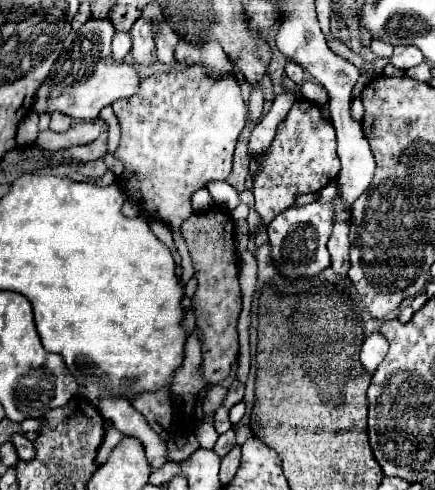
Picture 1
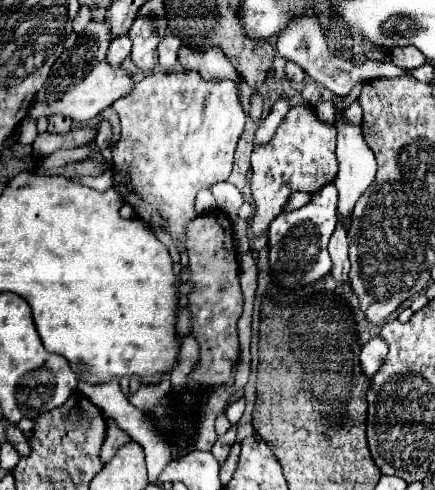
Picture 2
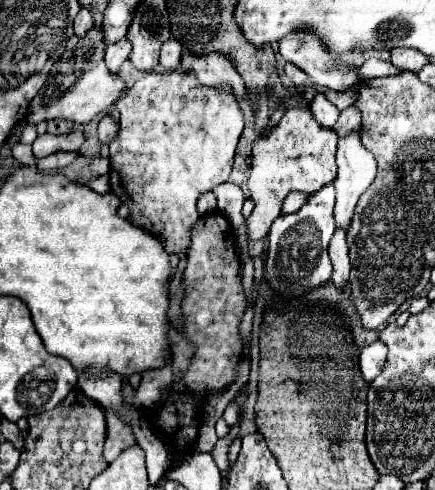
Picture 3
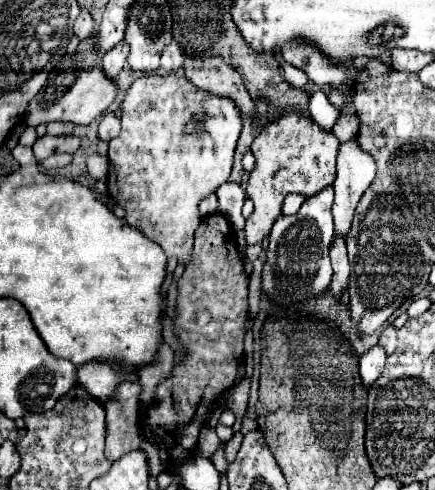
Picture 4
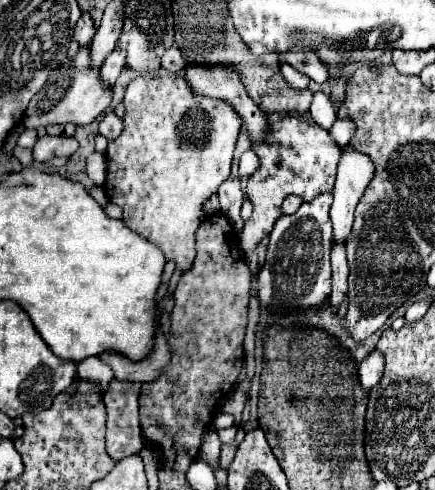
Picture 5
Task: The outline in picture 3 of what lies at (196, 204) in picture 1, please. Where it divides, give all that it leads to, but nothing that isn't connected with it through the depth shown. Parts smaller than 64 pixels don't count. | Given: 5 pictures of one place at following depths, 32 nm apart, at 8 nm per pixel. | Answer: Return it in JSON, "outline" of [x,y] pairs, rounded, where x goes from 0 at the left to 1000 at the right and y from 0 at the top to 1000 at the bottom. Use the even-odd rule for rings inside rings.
{"outline":[[[469,392],[469,400],[460,400],[460,412],[455,412],[460,441],[474,441],[492,429],[497,429],[497,400],[487,392]]]}

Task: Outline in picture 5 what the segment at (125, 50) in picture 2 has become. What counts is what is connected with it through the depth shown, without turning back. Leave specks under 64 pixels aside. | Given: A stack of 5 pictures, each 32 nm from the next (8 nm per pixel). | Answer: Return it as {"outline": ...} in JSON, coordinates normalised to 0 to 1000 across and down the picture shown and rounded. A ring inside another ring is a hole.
{"outline":[[[262,98],[262,102],[239,118],[239,131],[234,131],[234,139],[230,139],[234,163],[239,163],[244,171],[262,171],[267,159],[271,159],[271,151],[280,147],[285,131],[290,131],[285,106],[276,106],[271,98]]]}

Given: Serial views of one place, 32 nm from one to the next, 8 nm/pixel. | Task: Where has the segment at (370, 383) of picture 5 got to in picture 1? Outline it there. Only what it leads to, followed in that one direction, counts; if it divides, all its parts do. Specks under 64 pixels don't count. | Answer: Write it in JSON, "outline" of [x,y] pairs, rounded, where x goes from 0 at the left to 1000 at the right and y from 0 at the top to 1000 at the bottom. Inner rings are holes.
{"outline":[[[855,678],[837,702],[832,702],[832,718],[828,718],[828,739],[837,743],[837,751],[846,759],[860,759],[869,751],[869,743],[883,735],[892,718],[892,698],[874,678]]]}

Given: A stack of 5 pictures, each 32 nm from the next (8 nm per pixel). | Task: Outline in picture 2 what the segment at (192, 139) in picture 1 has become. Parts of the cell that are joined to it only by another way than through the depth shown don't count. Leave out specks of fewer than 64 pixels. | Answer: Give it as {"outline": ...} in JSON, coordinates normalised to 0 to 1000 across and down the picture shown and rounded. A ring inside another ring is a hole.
{"outline":[[[451,143],[359,147],[313,167],[308,188],[267,204],[257,220],[271,229],[280,253],[276,290],[257,306],[267,343],[262,380],[276,388],[285,412],[313,429],[322,449],[331,449],[340,461],[382,465],[405,498],[428,494],[423,461],[451,445],[451,392],[483,384],[506,367],[524,367],[533,351],[533,318],[566,245],[543,171],[524,163],[469,167]]]}

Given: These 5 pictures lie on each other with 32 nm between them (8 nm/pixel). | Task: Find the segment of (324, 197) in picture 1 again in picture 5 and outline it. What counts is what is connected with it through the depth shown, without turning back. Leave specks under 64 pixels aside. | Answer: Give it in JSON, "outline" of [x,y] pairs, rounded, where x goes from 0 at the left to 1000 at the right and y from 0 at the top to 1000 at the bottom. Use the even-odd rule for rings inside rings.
{"outline":[[[763,394],[736,396],[713,412],[699,412],[680,437],[644,441],[621,473],[621,498],[611,514],[611,535],[598,555],[593,592],[598,592],[598,620],[602,629],[657,637],[667,616],[690,616],[690,624],[736,624],[759,604],[759,506],[766,502],[763,453],[756,431],[766,412]]]}

